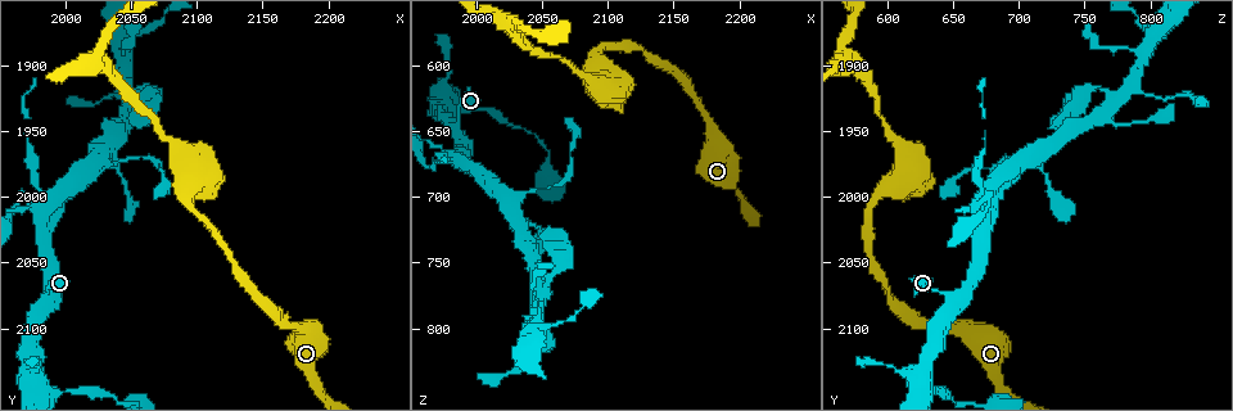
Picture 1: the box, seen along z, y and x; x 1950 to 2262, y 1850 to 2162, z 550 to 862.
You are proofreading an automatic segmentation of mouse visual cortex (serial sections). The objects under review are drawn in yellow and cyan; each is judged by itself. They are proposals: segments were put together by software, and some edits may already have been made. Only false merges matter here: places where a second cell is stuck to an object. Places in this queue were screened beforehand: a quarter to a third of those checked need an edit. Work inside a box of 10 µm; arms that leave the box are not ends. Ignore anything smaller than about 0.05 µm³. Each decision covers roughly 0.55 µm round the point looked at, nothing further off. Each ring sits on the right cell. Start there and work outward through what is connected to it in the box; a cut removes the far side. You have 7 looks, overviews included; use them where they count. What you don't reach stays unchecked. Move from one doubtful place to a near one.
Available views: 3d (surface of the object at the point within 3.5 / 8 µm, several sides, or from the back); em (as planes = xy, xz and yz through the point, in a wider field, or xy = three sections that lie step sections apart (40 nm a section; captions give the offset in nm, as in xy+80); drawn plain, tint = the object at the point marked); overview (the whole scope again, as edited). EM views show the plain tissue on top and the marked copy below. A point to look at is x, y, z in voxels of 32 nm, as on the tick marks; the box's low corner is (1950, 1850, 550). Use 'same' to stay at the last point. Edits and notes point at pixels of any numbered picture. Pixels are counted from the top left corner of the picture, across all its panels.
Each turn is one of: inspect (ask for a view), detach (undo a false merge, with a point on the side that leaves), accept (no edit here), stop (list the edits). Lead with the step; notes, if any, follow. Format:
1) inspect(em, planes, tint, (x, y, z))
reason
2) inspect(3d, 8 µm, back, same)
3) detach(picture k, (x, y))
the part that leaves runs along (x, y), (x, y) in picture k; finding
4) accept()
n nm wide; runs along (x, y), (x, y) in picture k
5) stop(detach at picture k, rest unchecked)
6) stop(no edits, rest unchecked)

inspect(3d, 3.5 µm, (2094, 1992, 606))
sharp bend

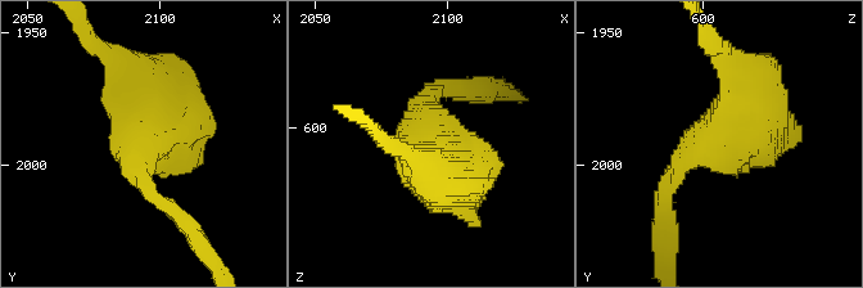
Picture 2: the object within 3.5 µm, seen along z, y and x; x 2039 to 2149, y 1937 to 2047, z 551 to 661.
inspect(em, planes, tint, (2094, 1991, 606))

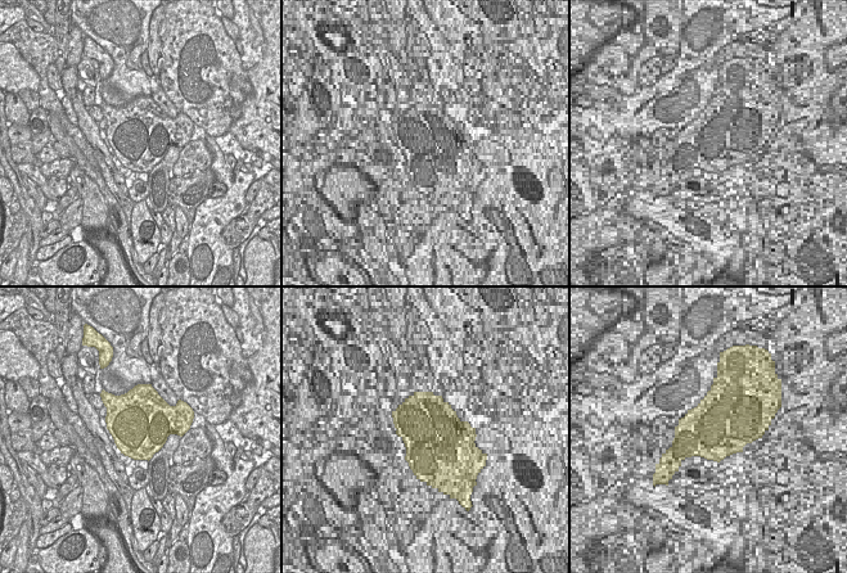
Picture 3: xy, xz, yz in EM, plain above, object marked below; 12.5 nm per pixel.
inspect(em, xy, step 3, tint, same)
another direction

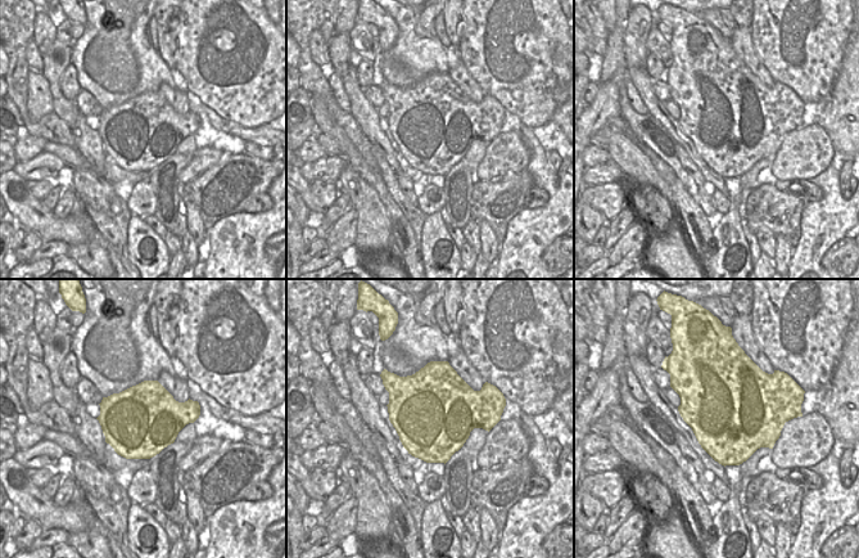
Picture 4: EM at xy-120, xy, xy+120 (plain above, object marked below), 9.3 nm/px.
accept()
800 nm wide; runs along (678, 170), (748, 107), (721, 55) in picture 2; one cell here

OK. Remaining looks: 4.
inspect(3d, 3.5 µm, (1988, 2074, 656))
side arm on a straight run

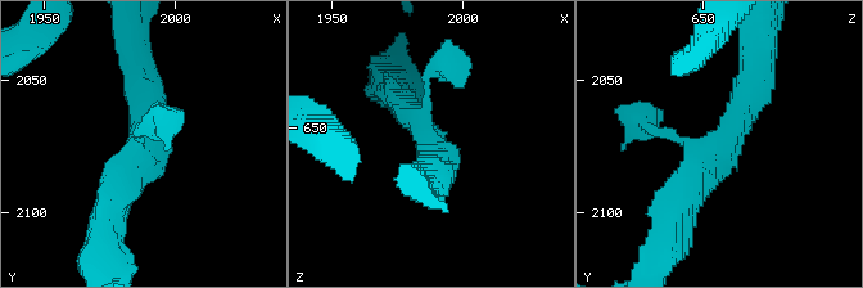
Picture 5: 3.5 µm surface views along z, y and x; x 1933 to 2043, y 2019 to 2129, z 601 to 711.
inspect(em, xy, step 3, tint, (1988, 2075, 656))
shape alone is not enough

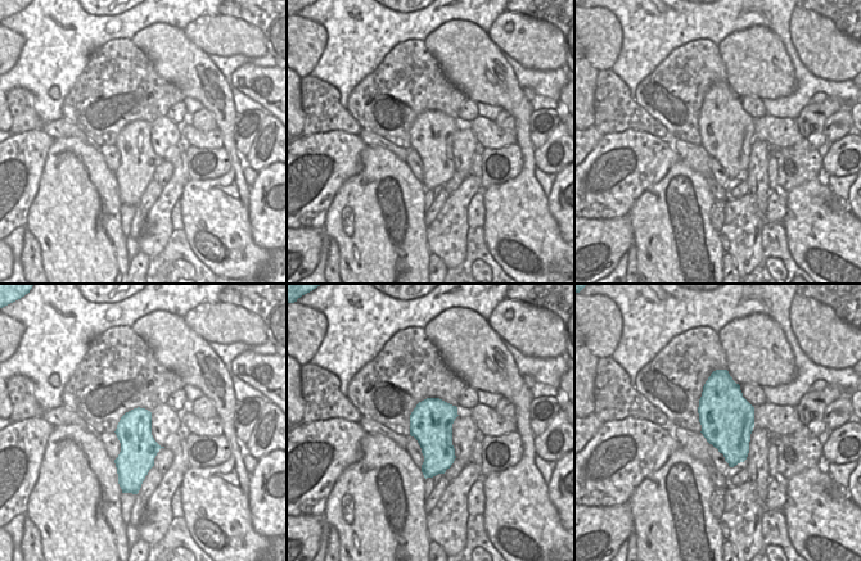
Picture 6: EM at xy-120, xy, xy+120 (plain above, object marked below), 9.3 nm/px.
accept()
one cell here

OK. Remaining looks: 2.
inspect(3d, 3.5 µm, (1984, 2012, 670))
a narrow waist

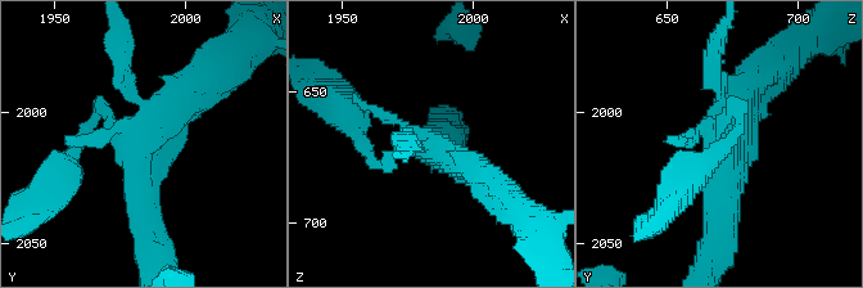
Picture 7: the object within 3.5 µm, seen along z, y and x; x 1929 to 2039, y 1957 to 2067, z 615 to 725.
inspect(em, xy, step 5, tint, (1982, 2013, 672))

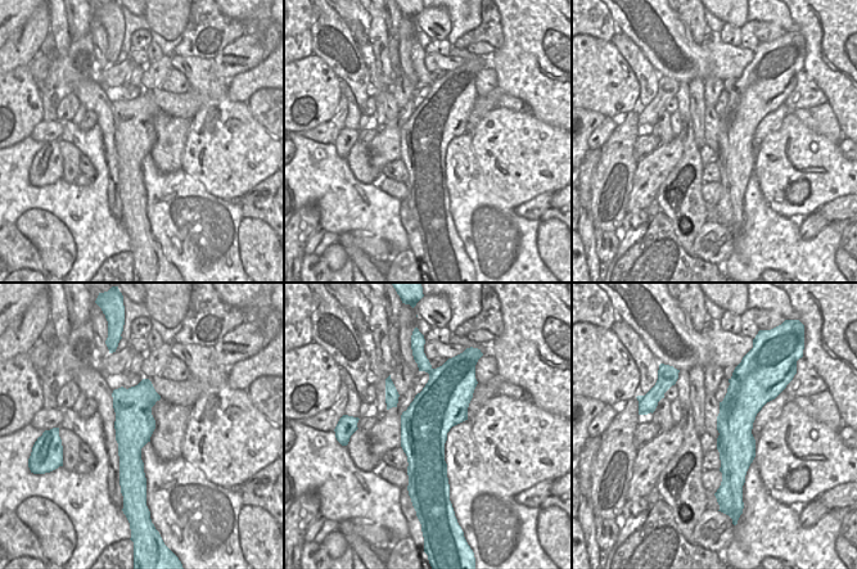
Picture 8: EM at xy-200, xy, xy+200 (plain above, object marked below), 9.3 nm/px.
detach(picture 7, (710, 68))
the part that leaves runs along (721, 102), (710, 75), (717, 35) in picture 7; a second cell is stuck on

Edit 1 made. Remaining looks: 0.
stop(detach at picture 7, rest unchecked)

